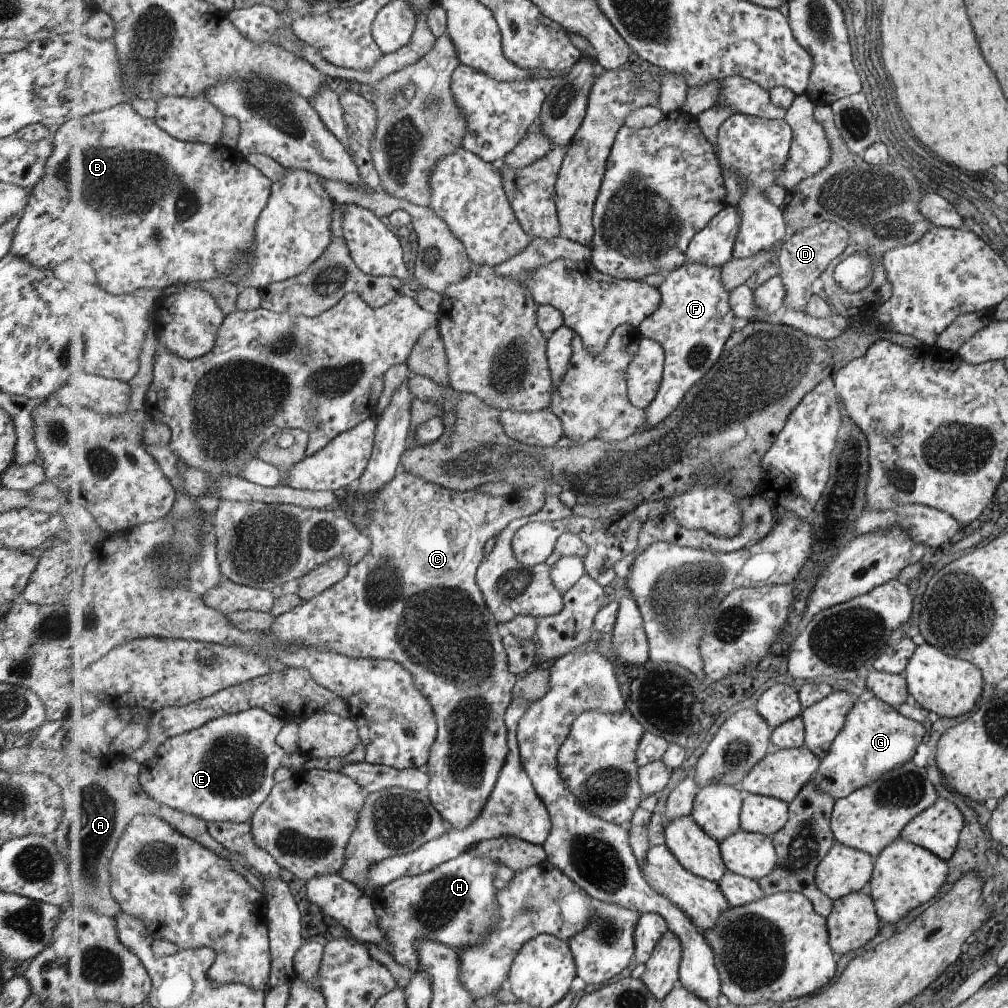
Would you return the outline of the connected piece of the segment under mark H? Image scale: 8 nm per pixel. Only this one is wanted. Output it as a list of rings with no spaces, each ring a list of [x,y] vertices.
[[[471,851],[429,872],[403,877],[382,886],[374,894],[373,903],[380,925],[394,946],[391,955],[395,960],[416,972],[421,969],[418,948],[423,939],[433,939],[459,951],[471,942],[474,945],[486,939],[501,916],[495,886],[500,868],[498,861]]]

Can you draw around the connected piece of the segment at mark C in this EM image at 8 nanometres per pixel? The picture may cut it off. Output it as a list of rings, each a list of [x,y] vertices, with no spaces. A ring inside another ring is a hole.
[[[401,464],[401,468],[399,468],[395,478],[387,483],[370,502],[371,522],[368,524],[369,527],[366,528],[365,533],[370,536],[374,546],[367,553],[367,556],[359,557],[355,563],[351,564],[348,575],[335,586],[310,601],[304,601],[303,604],[296,606],[293,610],[276,617],[270,630],[265,631],[275,635],[283,643],[290,643],[293,647],[305,646],[310,649],[329,649],[354,659],[359,657],[391,659],[401,663],[411,672],[414,676],[416,687],[427,697],[427,700],[430,700],[438,720],[438,738],[432,748],[430,761],[426,767],[432,778],[427,793],[435,808],[442,813],[448,826],[461,830],[473,824],[474,820],[482,815],[483,809],[490,799],[495,785],[498,783],[499,775],[502,774],[504,769],[507,752],[509,752],[509,746],[507,746],[507,709],[514,699],[514,688],[518,683],[517,676],[510,671],[506,646],[501,636],[499,636],[499,626],[497,626],[499,621],[487,606],[482,588],[478,585],[478,568],[482,560],[486,558],[485,546],[491,538],[498,537],[514,520],[537,514],[545,506],[545,488],[551,483],[553,482],[539,482],[539,486],[535,486],[535,488],[493,498],[493,496],[480,494],[477,489],[456,491],[437,483],[431,483],[422,476],[417,476],[405,470],[405,466]]]

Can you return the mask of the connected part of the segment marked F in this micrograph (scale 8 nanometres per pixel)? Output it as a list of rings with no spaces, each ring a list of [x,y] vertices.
[[[703,263],[684,264],[669,272],[658,289],[662,292],[662,303],[640,326],[644,337],[656,340],[666,350],[661,390],[646,408],[646,422],[651,429],[669,418],[684,401],[690,388],[722,360],[726,342],[741,324],[731,308],[730,292],[723,284],[721,267]]]

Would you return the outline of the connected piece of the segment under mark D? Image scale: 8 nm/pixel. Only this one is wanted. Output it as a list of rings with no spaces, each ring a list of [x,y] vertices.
[[[823,221],[801,232],[791,233],[777,252],[779,276],[786,286],[785,307],[791,311],[805,311],[810,303],[813,282],[827,270],[835,260],[841,259],[850,243],[850,232],[840,224]]]

